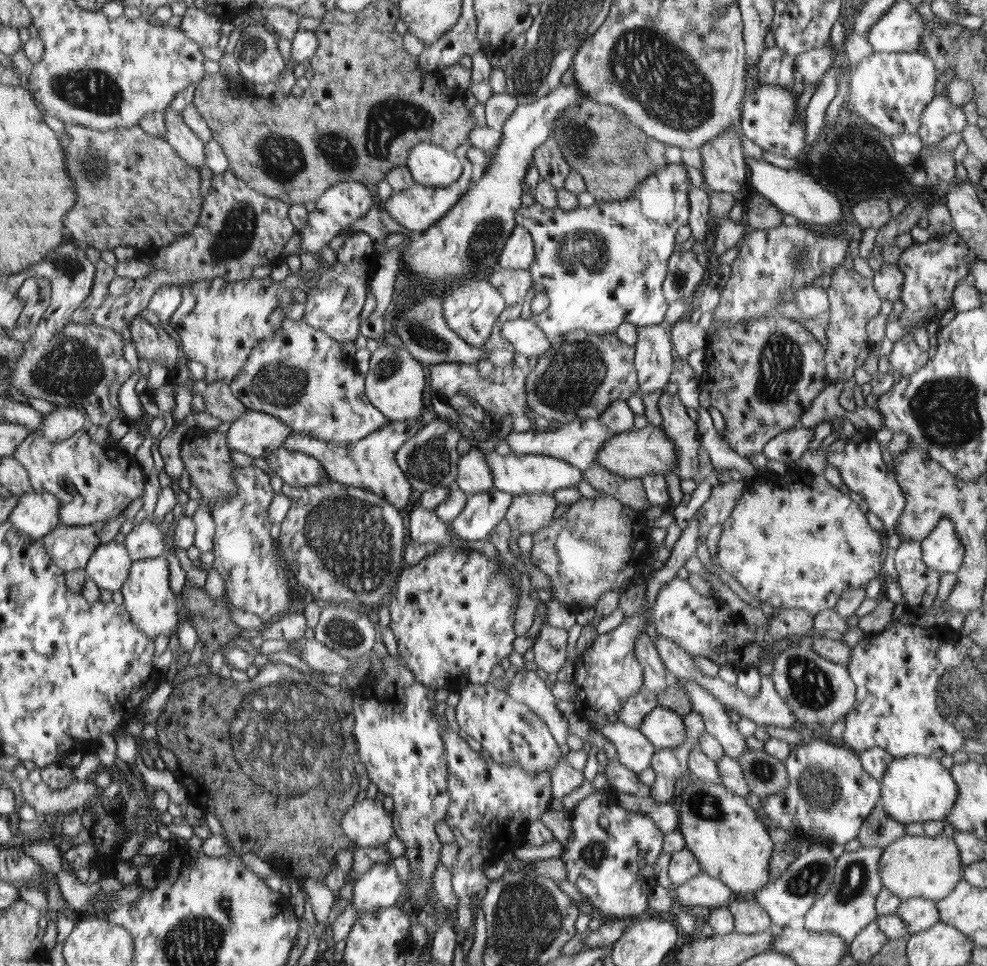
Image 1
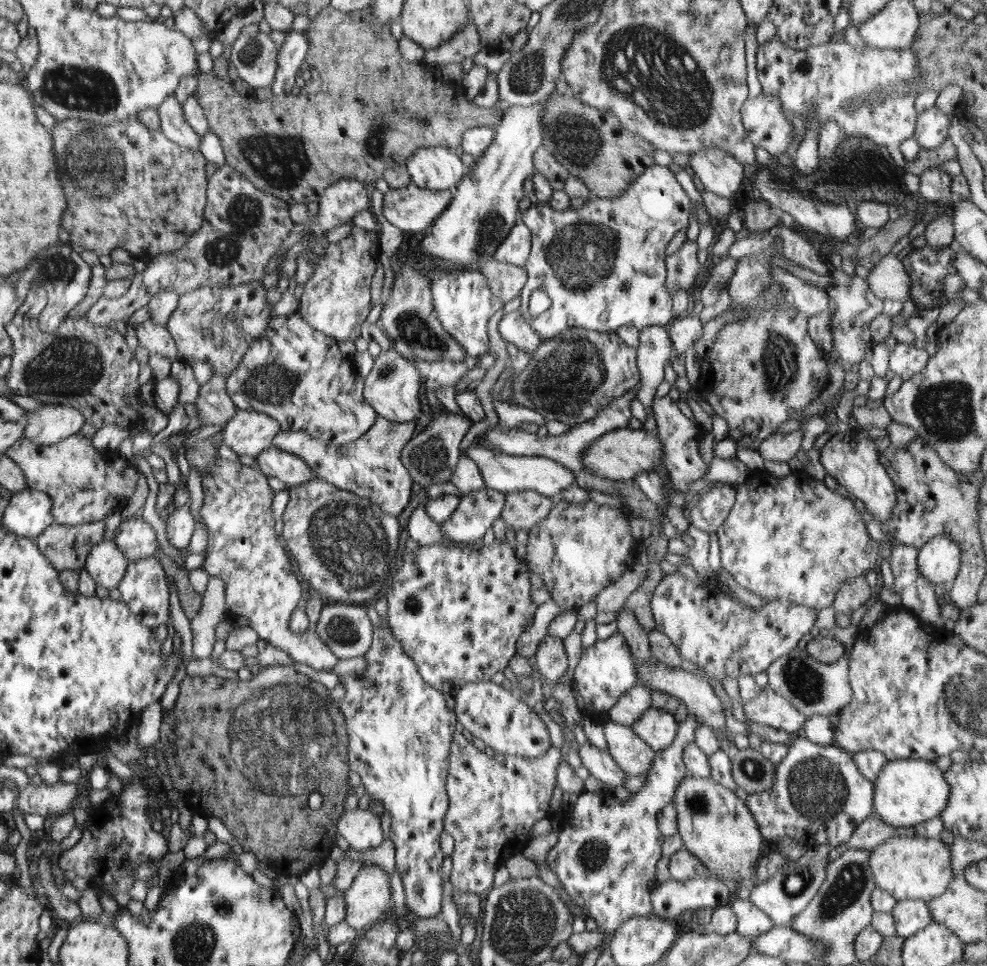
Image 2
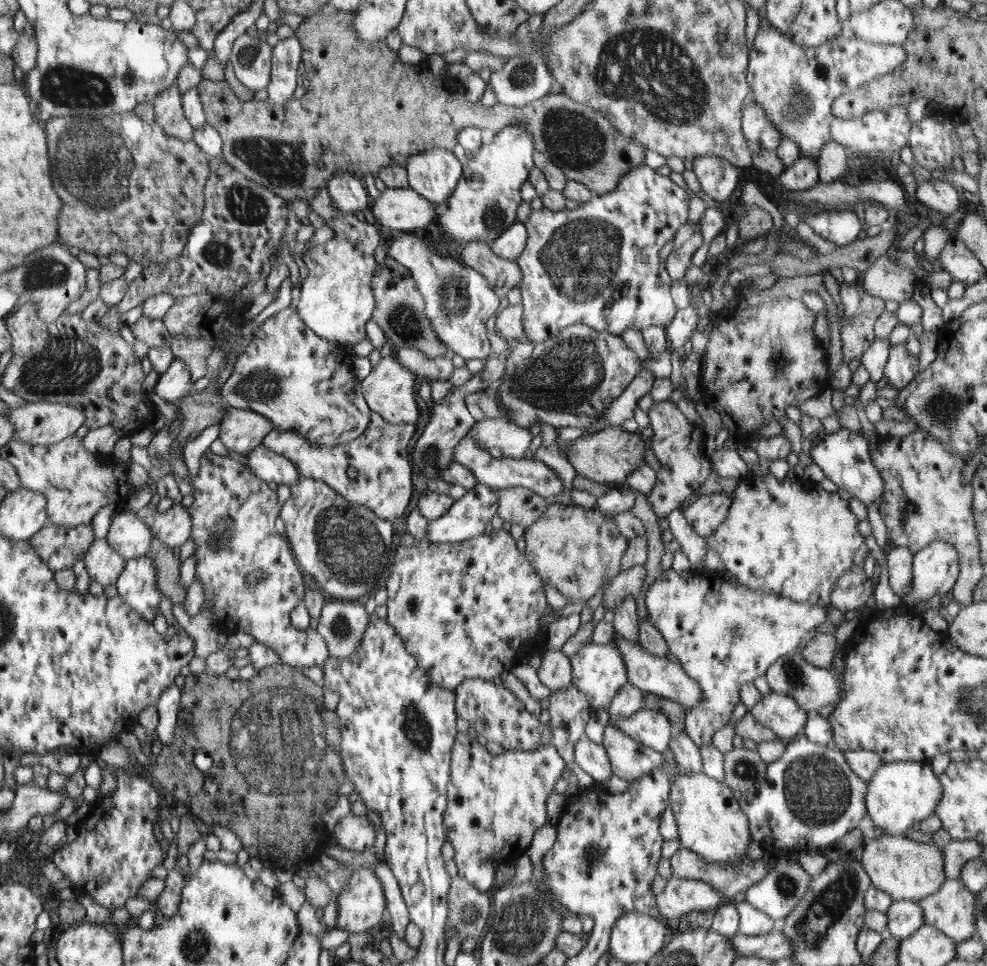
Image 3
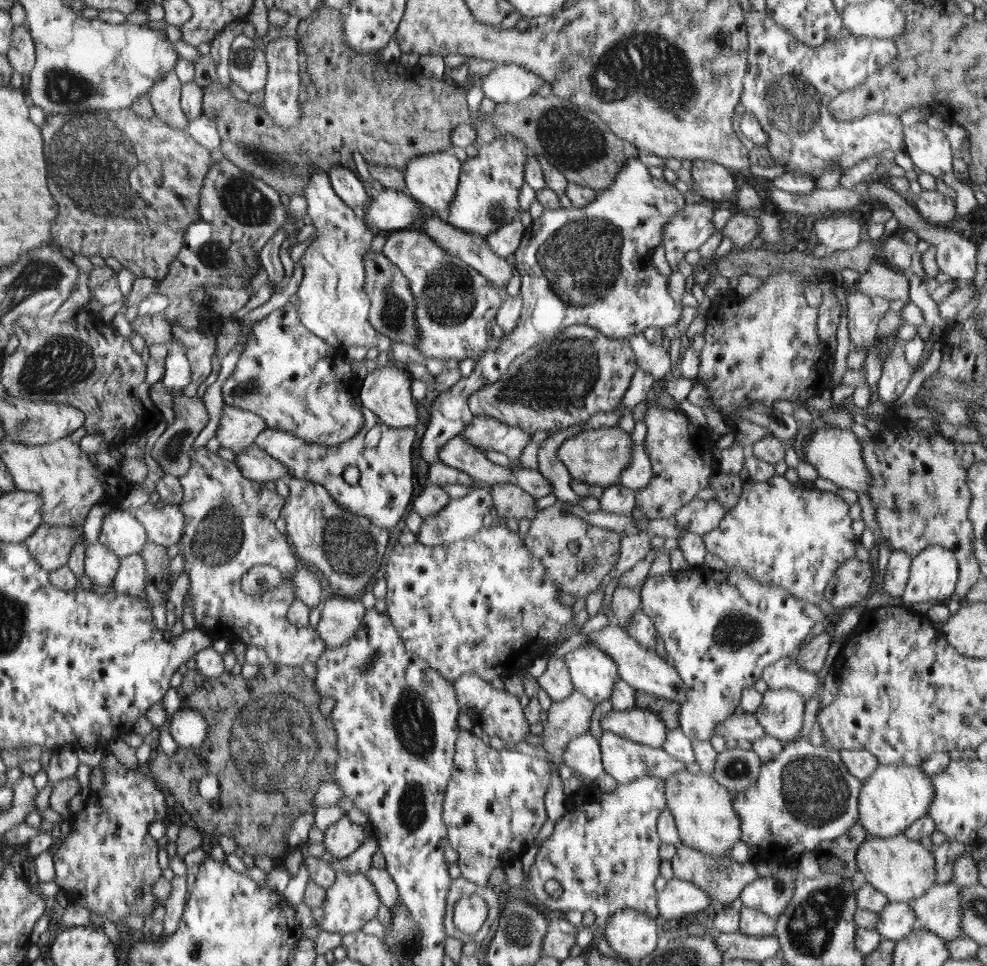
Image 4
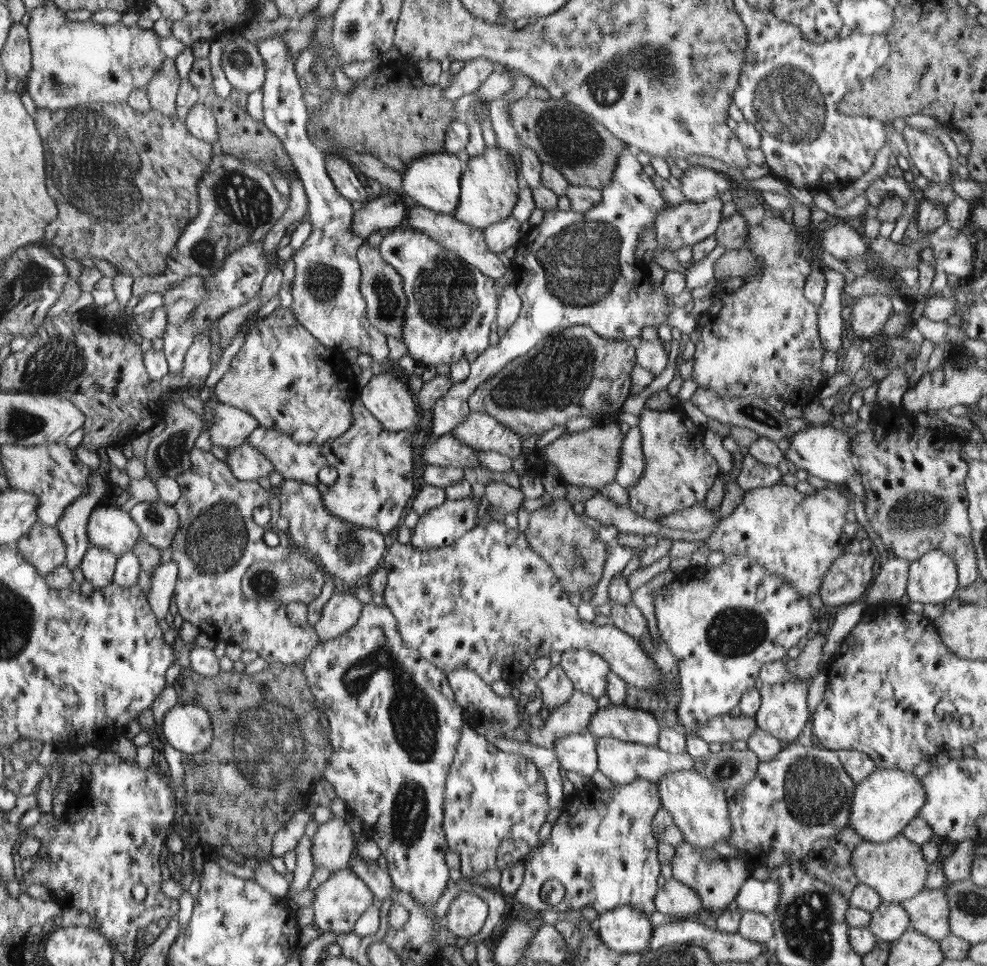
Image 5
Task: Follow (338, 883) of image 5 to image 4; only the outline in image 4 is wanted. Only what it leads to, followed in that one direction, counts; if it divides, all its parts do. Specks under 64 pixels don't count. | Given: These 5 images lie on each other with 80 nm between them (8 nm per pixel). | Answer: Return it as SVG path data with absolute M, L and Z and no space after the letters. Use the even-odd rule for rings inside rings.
M337 872L336 880L330 888L326 888L324 901L324 919L318 926L322 931L337 932L343 936L359 933L360 928L378 914L380 898L370 879L361 872Z

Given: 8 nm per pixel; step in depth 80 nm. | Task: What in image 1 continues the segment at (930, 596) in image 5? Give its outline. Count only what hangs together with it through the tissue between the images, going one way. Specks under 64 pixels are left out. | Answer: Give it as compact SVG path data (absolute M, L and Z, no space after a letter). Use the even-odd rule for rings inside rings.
M943 518L938 521L934 530L932 530L924 540L921 540L921 550L922 562L924 562L928 568L936 570L940 576L943 576L946 573L958 572L964 561L963 540L956 532L955 524L951 520L948 520L948 518Z

